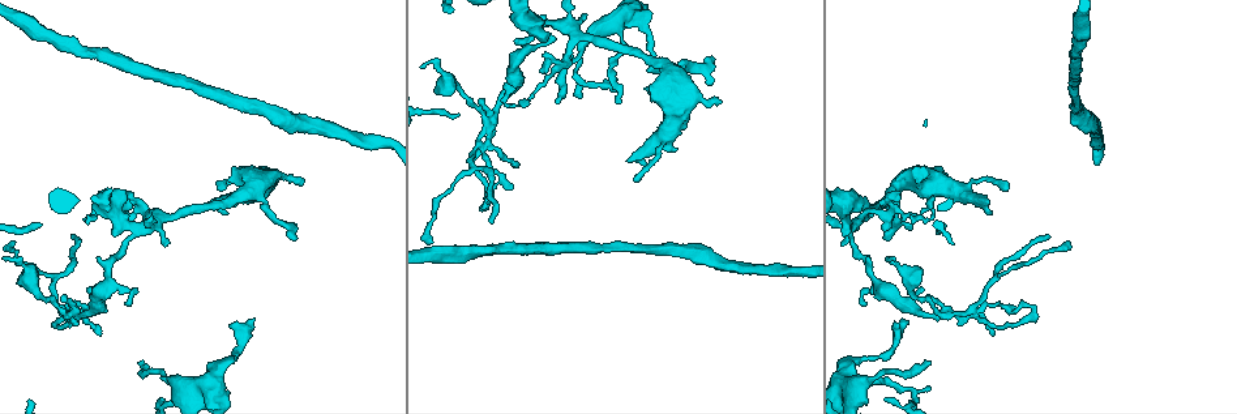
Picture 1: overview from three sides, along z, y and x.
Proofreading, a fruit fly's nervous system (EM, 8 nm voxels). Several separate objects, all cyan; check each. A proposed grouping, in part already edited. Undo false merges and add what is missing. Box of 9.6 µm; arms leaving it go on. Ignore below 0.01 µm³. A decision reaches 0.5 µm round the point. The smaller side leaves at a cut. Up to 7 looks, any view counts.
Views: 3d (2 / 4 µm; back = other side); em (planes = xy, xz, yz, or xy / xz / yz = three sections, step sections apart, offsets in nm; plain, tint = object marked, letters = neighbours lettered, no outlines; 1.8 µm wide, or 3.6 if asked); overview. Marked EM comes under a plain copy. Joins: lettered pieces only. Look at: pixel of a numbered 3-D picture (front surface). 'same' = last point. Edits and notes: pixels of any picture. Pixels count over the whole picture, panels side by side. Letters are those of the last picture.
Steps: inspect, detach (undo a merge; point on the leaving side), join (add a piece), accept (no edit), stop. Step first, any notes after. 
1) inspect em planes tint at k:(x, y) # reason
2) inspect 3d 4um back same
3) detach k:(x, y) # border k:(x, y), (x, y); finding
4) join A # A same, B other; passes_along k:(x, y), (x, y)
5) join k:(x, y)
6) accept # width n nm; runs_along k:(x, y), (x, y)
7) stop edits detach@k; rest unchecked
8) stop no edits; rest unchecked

inspect 3d 2um at 1:(489, 115) # thick turns thin

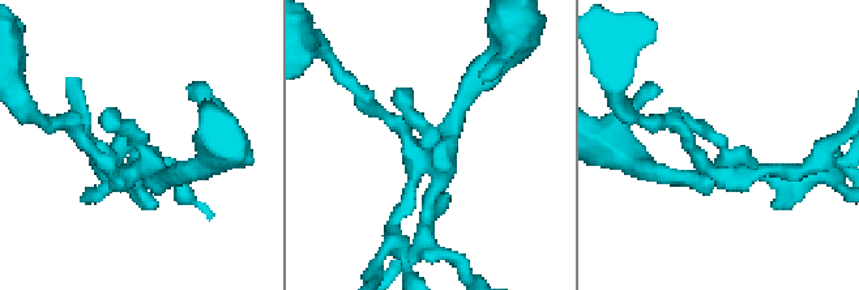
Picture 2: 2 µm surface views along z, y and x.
inspect em planes tint at 2:(730, 173)

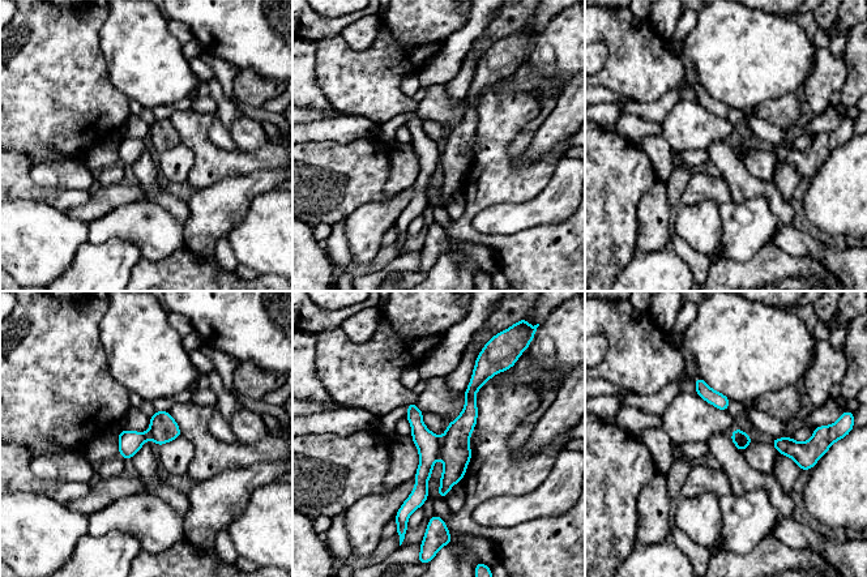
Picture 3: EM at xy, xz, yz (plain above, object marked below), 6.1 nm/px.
inspect em planes letters same

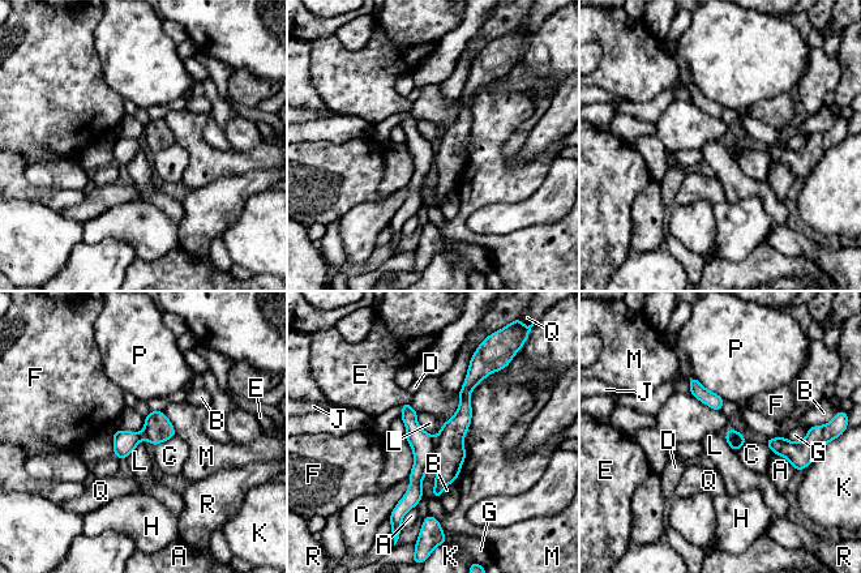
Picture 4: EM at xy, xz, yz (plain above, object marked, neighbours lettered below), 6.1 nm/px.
accept # width 100 nm; A other, B other, C other, D other, E other, F other, G other, H other, J other, K other, L other, M other, P other, Q other, R other; runs_along 4:(474, 371), (462, 419), (420, 462), (401, 508); all the same neuron

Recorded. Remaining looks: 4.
inspect 3d 2um at 1:(137, 230) # calibre changes

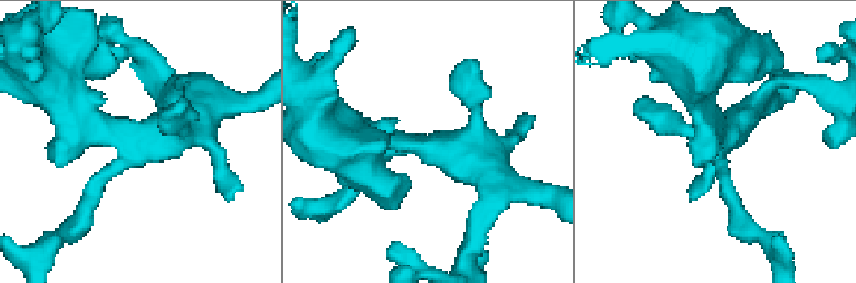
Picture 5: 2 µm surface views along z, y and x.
inspect em yz step 8 tint at 5:(130, 142) # now the EM

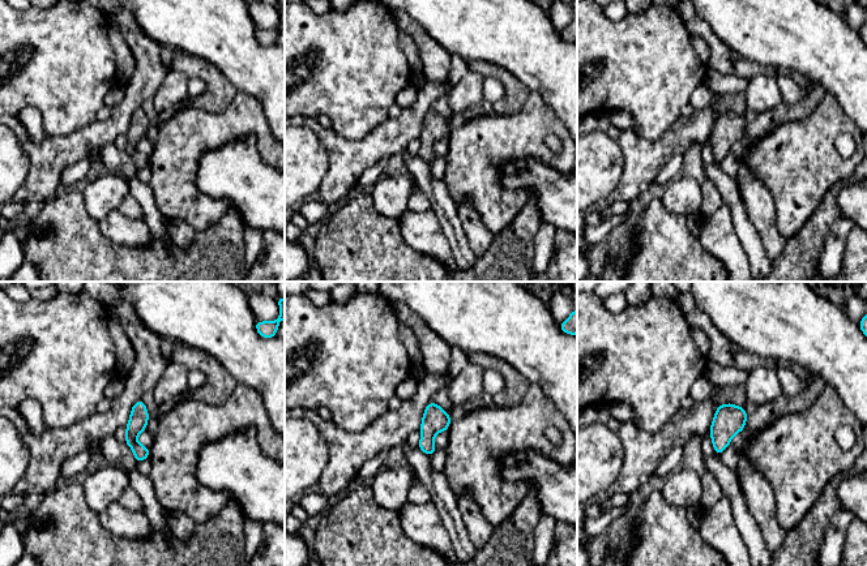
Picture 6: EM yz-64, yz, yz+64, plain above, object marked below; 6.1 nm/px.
inspect em planes letters same

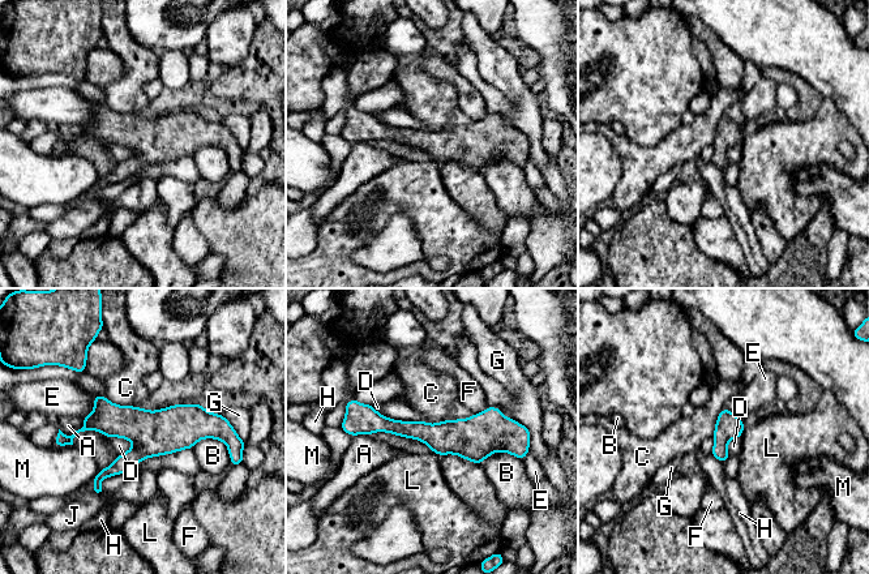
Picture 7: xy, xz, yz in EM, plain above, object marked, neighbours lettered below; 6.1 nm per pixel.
accept # width 160 nm; A other, B other, C other, D other, E other, F other, G other, H other, J other, L other, M other; border 7:(111, 437), (124, 437), (133, 446); one neuron here

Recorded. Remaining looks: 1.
stop no edits; rest unchecked

